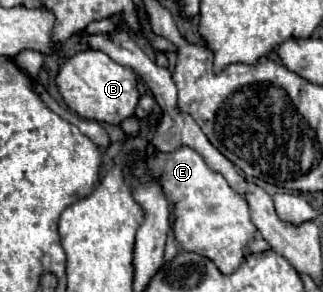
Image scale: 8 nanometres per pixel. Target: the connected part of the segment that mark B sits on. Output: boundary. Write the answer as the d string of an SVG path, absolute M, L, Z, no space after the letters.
M102 50L78 52L60 68L56 76L58 90L72 110L76 110L82 118L98 120L106 124L122 124L122 120L134 116L136 104L140 100L136 82L138 76L132 68L114 62Z

